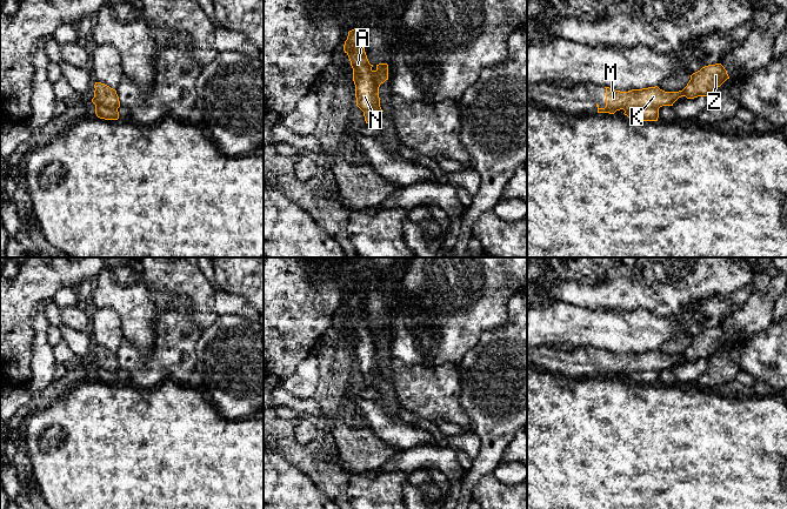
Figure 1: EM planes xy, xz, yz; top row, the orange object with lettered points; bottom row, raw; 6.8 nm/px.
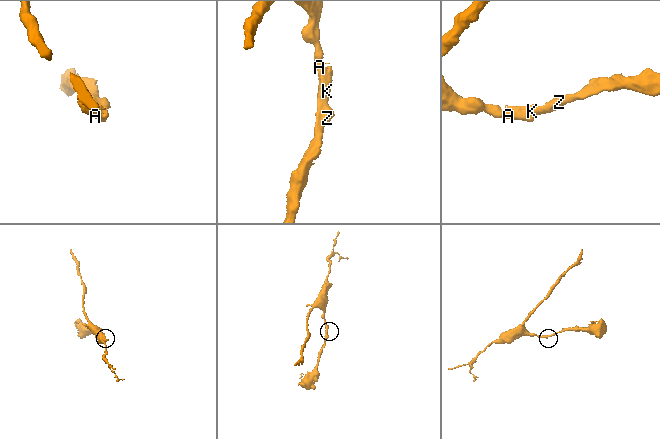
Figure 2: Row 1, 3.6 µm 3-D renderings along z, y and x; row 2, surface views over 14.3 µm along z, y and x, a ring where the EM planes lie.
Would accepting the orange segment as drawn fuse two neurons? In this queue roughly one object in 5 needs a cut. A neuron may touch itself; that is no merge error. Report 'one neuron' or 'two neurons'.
two neurons

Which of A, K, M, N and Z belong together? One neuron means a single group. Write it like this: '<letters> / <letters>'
A N / K M Z

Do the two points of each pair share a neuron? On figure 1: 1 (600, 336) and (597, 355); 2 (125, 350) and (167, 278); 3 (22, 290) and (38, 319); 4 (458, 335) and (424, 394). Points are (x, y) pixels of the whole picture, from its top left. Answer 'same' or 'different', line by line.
1: different
2: same
3: different
4: different

